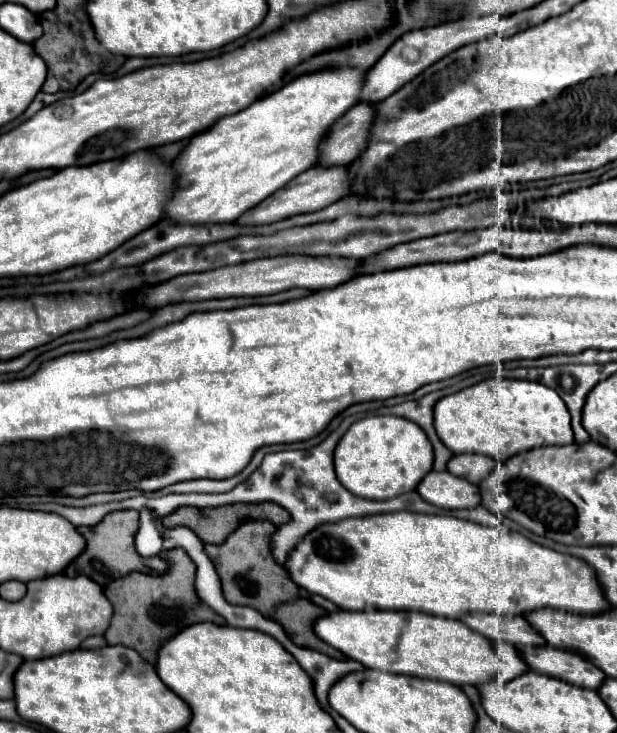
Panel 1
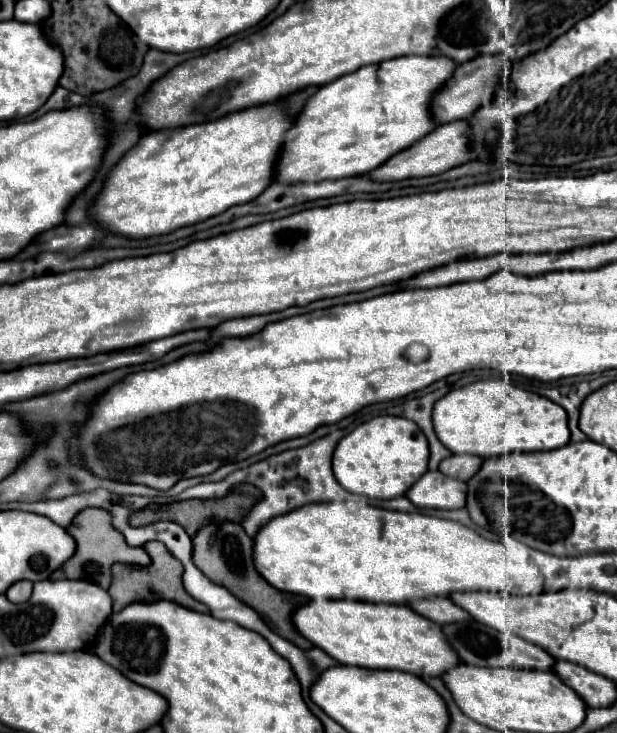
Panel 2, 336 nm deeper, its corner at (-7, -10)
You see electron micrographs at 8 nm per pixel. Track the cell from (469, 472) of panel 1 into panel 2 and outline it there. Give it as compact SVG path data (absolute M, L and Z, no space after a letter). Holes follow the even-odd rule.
M451 455L439 463L439 471L447 477L459 479L459 481L469 481L481 467L483 459L475 455Z

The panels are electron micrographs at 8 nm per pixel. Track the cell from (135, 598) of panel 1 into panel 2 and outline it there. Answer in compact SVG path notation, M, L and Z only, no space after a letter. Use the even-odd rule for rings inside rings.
M149 541L143 545L143 549L147 549L149 557L151 557L151 565L141 567L141 565L123 565L123 563L115 563L113 565L113 583L109 587L109 595L113 597L113 611L121 611L121 607L133 603L133 601L159 601L159 599L169 599L175 601L187 609L195 609L199 613L209 613L209 609L205 605L201 605L197 599L193 599L183 583L181 583L181 575L183 575L183 565L167 551L167 547L159 541Z

